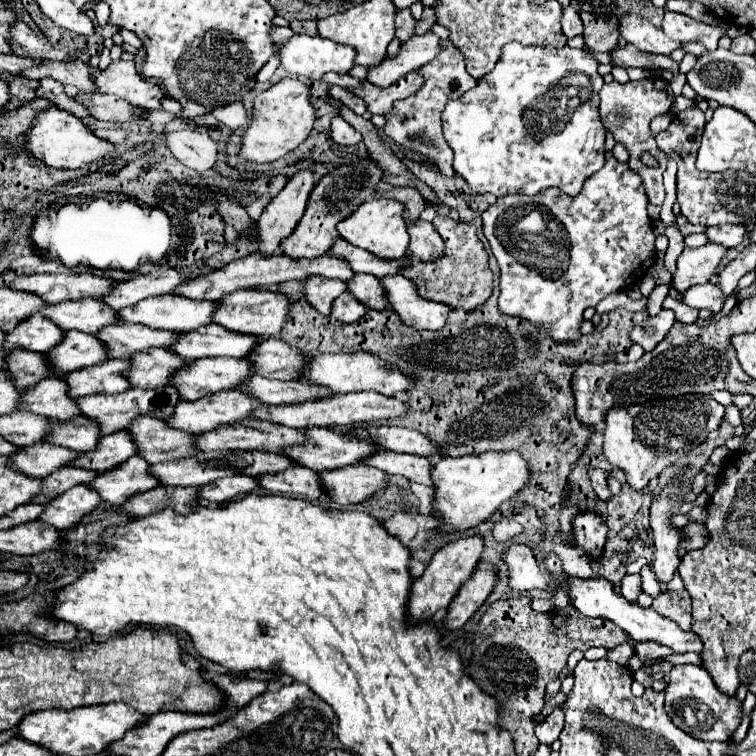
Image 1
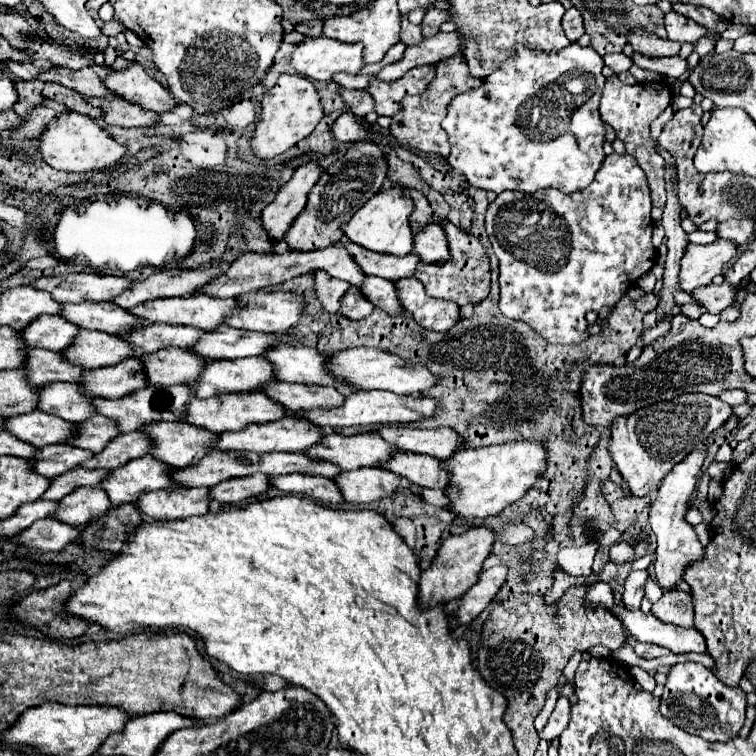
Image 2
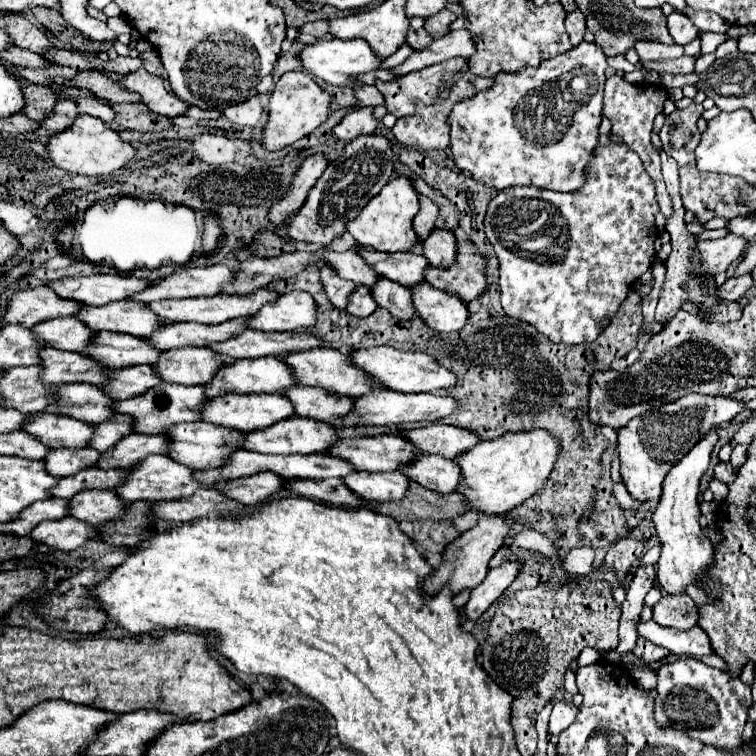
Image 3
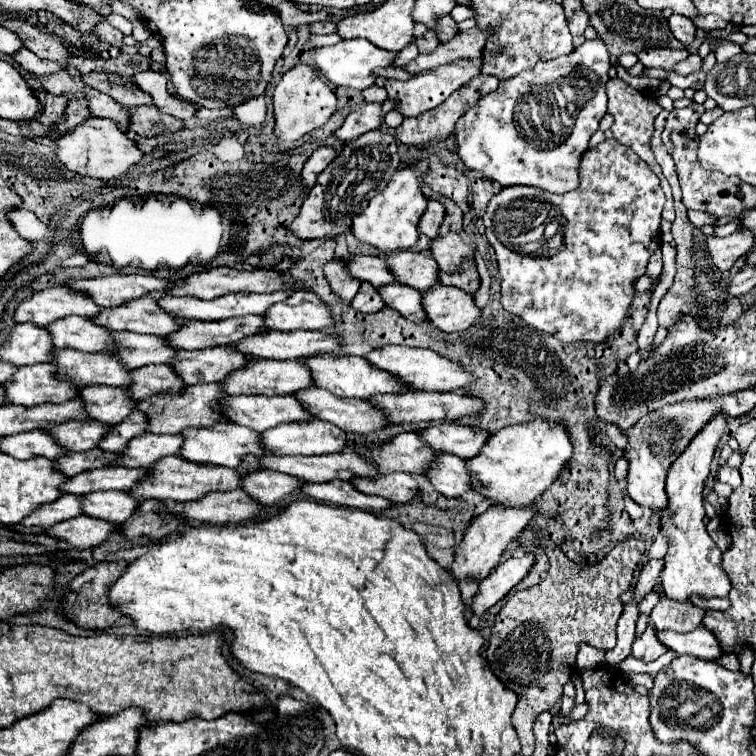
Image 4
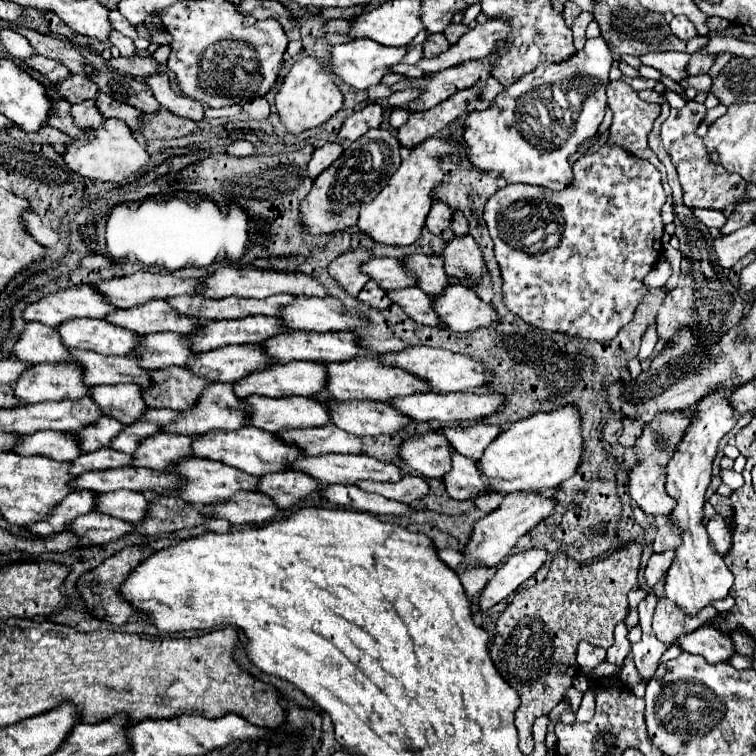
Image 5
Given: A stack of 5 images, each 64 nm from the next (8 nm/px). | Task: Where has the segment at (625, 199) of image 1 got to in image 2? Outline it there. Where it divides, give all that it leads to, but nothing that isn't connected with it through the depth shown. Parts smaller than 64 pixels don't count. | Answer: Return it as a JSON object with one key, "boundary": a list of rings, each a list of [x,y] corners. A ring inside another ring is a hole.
{"boundary":[[[610,154],[606,156],[602,168],[596,172],[592,184],[576,194],[562,194],[558,190],[540,190],[532,196],[526,196],[524,192],[502,192],[494,202],[490,202],[488,210],[486,210],[486,234],[488,234],[488,240],[494,248],[494,254],[496,258],[500,260],[500,312],[508,318],[514,318],[514,320],[522,320],[526,324],[530,324],[540,336],[544,336],[546,340],[554,342],[554,344],[576,344],[576,342],[582,342],[586,340],[590,334],[586,332],[588,328],[588,322],[586,322],[586,312],[588,310],[600,310],[604,306],[608,308],[614,308],[614,304],[626,294],[626,290],[642,276],[646,274],[652,266],[654,266],[654,258],[656,258],[656,248],[652,246],[652,218],[650,218],[650,208],[652,208],[652,200],[650,200],[650,192],[648,192],[648,182],[644,180],[644,172],[642,168],[636,164],[636,160],[632,160],[632,156],[624,154],[624,156],[618,156],[618,154]],[[530,212],[540,212],[540,222],[538,226],[534,228],[524,228],[522,226],[522,220],[530,214]]]}

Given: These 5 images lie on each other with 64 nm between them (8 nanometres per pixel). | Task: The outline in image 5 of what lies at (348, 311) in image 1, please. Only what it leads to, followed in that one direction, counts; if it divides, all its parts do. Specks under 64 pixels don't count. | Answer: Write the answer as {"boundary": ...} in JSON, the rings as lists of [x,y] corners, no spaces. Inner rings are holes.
{"boundary":[[[372,280],[366,282],[366,286],[362,288],[362,292],[356,296],[356,300],[362,302],[362,304],[368,304],[370,308],[378,308],[378,310],[384,310],[384,308],[388,308],[392,304],[388,300],[386,292],[378,284],[372,284]]]}

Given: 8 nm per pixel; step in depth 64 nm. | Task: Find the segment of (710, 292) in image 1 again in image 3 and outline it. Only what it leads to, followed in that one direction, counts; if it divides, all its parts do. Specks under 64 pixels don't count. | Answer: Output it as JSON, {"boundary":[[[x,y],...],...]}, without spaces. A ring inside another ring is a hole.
{"boundary":[[[750,274],[748,276],[738,276],[738,278],[728,278],[722,286],[716,288],[716,294],[724,302],[728,302],[728,300],[734,302],[734,300],[742,298],[750,290],[752,284],[754,284],[754,280],[752,280]]]}

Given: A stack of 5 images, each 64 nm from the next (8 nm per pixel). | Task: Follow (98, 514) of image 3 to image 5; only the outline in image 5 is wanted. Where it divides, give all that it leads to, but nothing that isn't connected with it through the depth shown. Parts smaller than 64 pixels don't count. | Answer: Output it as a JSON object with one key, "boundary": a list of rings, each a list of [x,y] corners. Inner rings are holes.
{"boundary":[[[106,492],[96,494],[96,508],[94,512],[102,512],[120,520],[140,522],[148,508],[148,498],[142,492]]]}

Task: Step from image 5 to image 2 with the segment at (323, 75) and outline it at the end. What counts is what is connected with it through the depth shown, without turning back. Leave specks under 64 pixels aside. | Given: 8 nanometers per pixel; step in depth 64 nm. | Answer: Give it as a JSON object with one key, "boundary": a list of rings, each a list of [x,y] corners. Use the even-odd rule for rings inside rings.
{"boundary":[[[282,74],[276,82],[274,88],[270,88],[262,100],[260,100],[262,112],[258,118],[258,124],[252,132],[250,138],[250,150],[254,156],[258,156],[260,160],[270,160],[282,152],[286,152],[288,148],[296,146],[302,138],[306,138],[316,124],[322,120],[324,112],[320,106],[320,96],[316,94],[314,84],[304,78],[304,76],[290,76],[290,74]]]}

